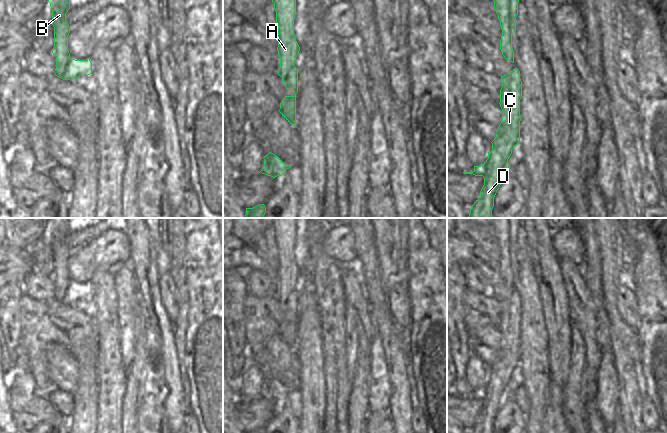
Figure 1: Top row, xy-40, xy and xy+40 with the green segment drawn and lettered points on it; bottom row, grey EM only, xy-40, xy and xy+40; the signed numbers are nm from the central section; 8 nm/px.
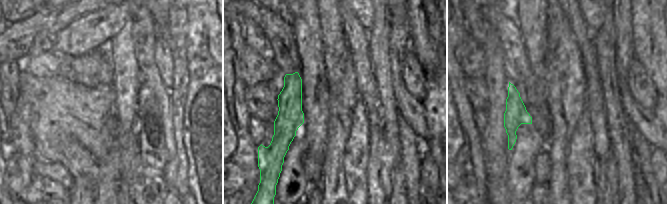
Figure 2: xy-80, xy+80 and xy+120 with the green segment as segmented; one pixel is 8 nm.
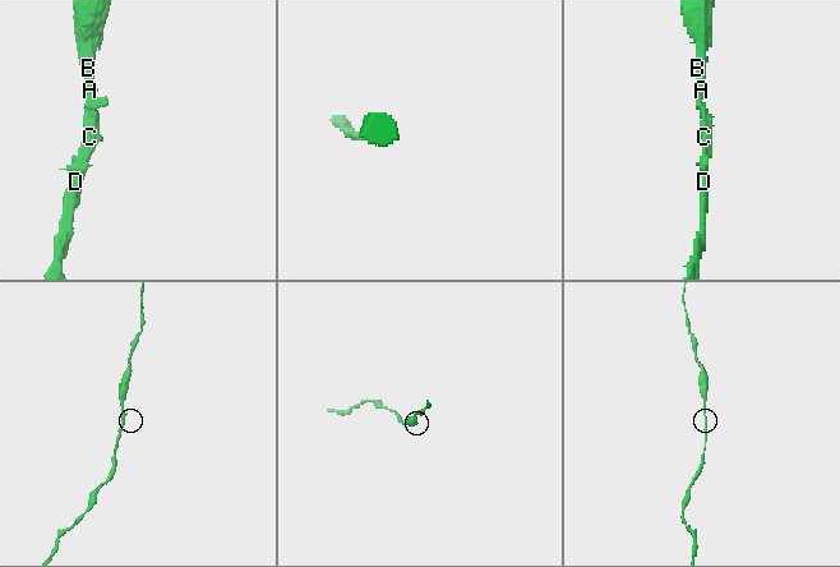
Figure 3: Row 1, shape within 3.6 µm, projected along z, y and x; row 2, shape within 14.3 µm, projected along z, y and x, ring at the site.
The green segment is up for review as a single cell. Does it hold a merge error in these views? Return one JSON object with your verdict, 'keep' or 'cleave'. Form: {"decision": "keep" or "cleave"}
{"decision": "keep"}

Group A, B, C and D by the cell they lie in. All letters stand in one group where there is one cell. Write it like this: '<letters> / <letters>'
A B C D

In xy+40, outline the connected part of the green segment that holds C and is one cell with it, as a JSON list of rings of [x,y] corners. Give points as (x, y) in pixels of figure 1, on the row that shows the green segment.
[[[515,68],[501,76],[500,107],[502,121],[491,142],[492,151],[481,166],[474,166],[473,172],[463,172],[484,177],[484,185],[480,197],[471,206],[468,218],[492,218],[494,197],[508,173],[508,159],[512,149],[520,142],[520,99],[522,97],[522,81],[520,71]]]

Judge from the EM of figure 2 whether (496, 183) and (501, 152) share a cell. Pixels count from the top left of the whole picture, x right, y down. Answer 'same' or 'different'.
same

